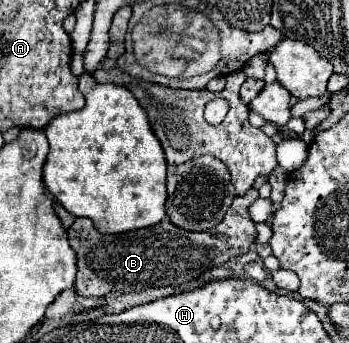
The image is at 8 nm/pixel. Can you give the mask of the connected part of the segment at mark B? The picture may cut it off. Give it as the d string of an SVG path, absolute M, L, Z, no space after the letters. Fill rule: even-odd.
M256 189L234 197L224 221L210 231L192 233L178 229L170 221L162 221L148 229L136 229L120 235L102 235L90 219L76 219L68 229L70 247L78 257L76 291L82 297L116 297L122 293L142 291L148 287L180 285L200 277L206 269L226 263L228 259L248 253L256 241L256 225L248 215L248 207L258 199Z

